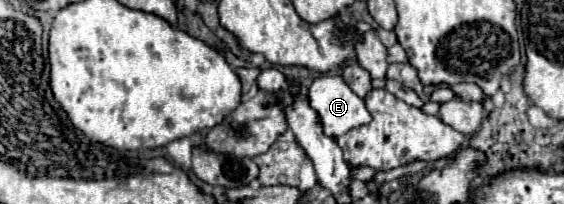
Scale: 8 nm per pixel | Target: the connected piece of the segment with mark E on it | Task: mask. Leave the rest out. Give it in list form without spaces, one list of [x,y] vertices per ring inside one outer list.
[[[340,75],[316,77],[308,89],[308,103],[318,113],[324,133],[332,139],[372,121],[364,101]]]

